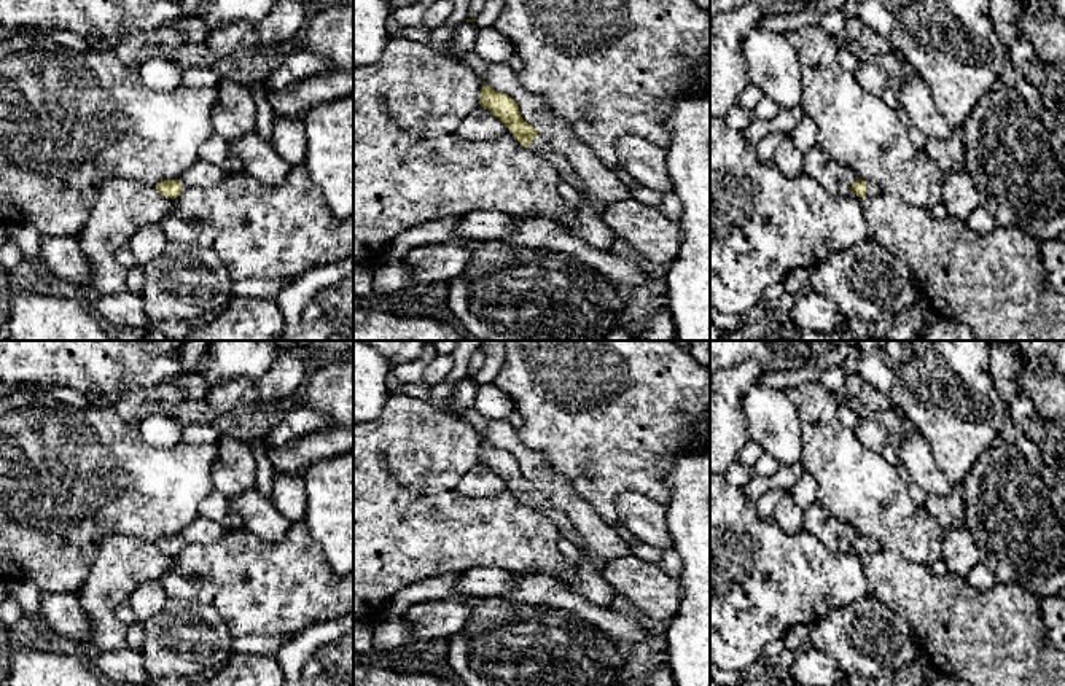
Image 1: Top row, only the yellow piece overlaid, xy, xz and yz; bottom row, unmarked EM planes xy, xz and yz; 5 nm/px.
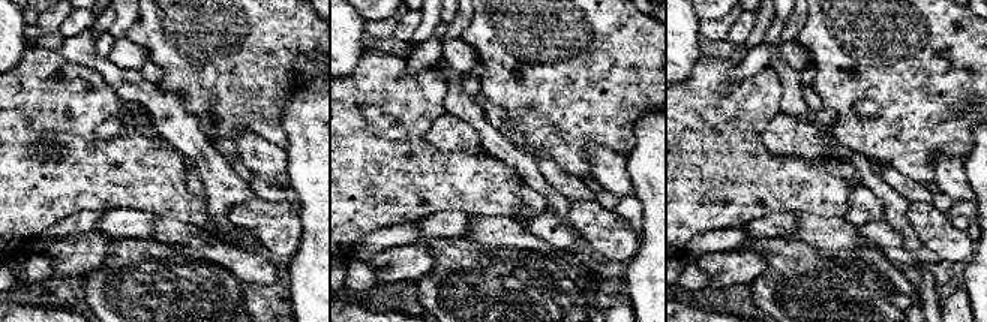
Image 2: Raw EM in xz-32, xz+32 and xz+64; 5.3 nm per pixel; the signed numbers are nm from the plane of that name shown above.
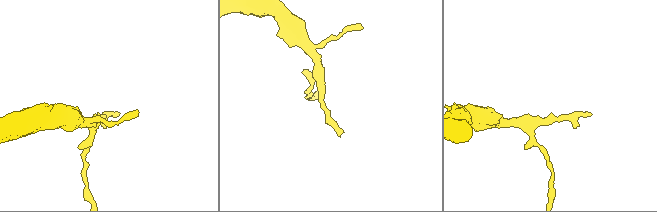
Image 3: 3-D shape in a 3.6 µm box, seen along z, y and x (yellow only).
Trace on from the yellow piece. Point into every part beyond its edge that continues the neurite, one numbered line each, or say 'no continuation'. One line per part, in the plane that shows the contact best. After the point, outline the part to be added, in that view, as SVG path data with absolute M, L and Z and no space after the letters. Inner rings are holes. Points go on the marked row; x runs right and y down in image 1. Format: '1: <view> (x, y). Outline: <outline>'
1: yz (873, 190). Outline: M866 180L866 197L880 196L882 189L876 181Z

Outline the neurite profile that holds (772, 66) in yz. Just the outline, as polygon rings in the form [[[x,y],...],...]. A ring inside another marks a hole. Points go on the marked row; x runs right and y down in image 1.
[[[758,27],[745,37],[742,53],[750,84],[758,86],[764,95],[774,100],[778,107],[799,103],[802,94],[801,67],[794,49],[782,33]]]

